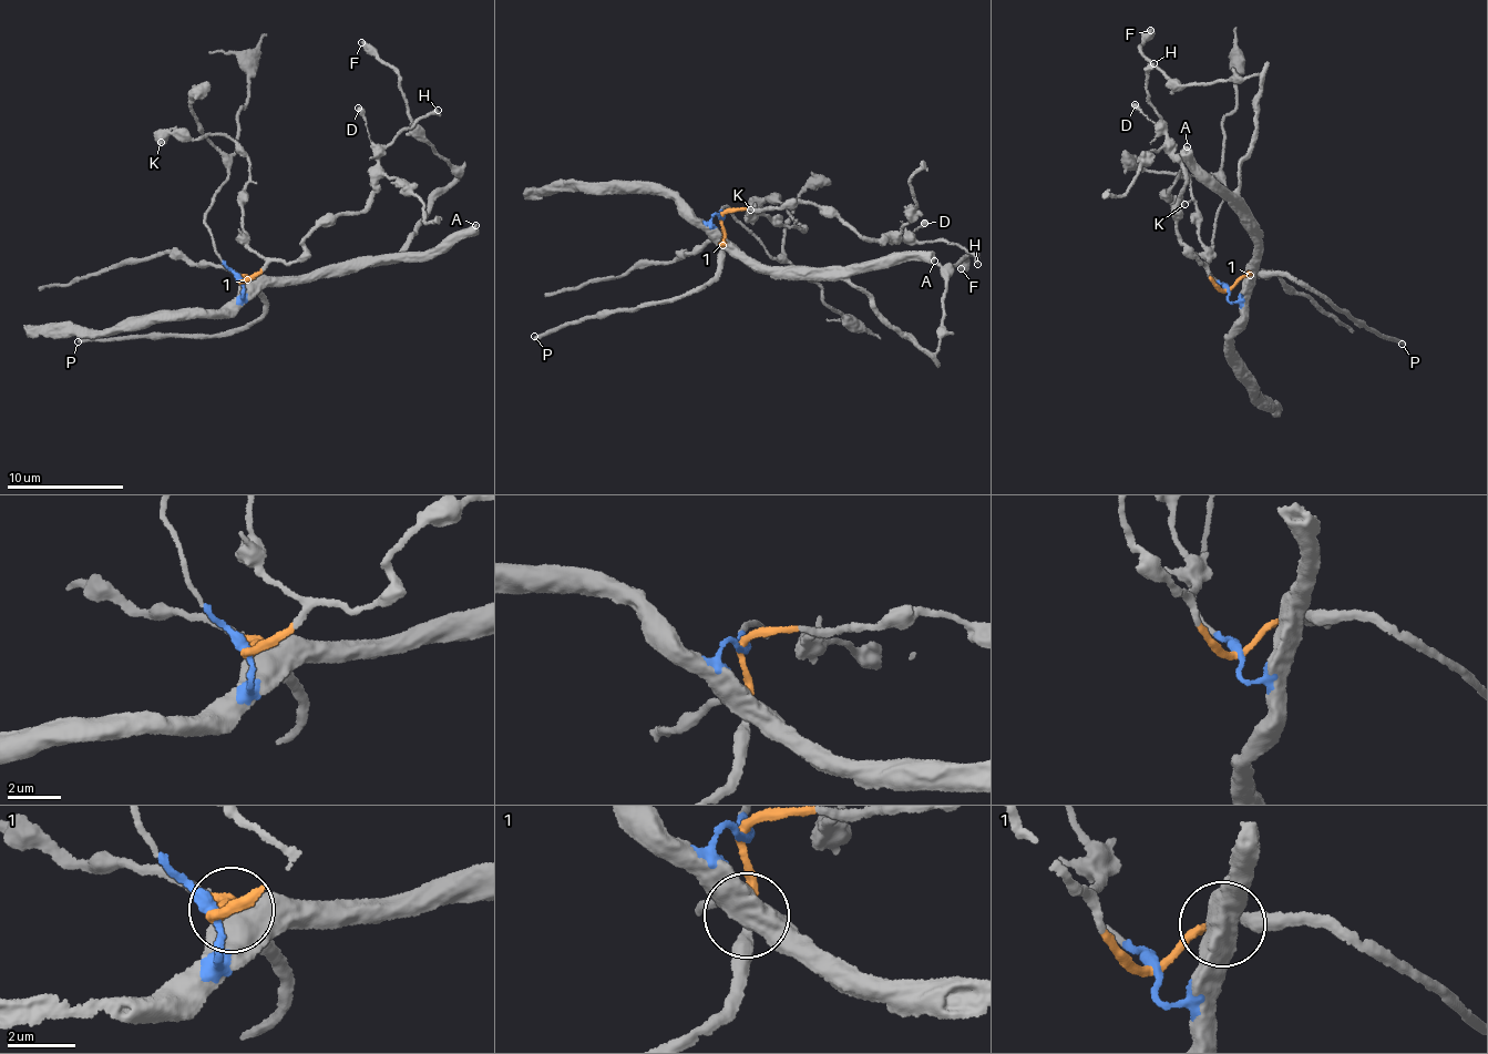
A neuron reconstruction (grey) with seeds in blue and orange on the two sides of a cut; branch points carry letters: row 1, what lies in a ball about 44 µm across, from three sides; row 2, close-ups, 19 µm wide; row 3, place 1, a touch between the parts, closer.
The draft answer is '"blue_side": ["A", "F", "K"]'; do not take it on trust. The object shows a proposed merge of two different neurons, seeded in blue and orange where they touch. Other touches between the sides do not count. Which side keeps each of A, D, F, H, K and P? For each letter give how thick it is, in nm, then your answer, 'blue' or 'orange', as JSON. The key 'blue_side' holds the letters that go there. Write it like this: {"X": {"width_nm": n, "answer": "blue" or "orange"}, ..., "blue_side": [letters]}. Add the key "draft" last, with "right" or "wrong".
{"A": {"width_nm": 500, "answer": "blue"}, "D": {"width_nm": 360, "answer": "orange"}, "F": {"width_nm": 440, "answer": "blue"}, "H": {"width_nm": 340, "answer": "orange"}, "K": {"width_nm": 700, "answer": "orange"}, "P": {"width_nm": 240, "answer": "orange"}, "blue_side": ["A", "F"], "draft": "wrong"}

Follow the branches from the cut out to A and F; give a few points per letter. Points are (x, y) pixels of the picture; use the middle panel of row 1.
A: (720, 218), (717, 214), (714, 218), (715, 231), (766, 267), (838, 267), (902, 253), (927, 254), (935, 259)
F: (720, 218), (714, 218), (715, 231), (766, 267), (820, 267), (935, 351), (944, 278), (970, 255), (961, 268)

